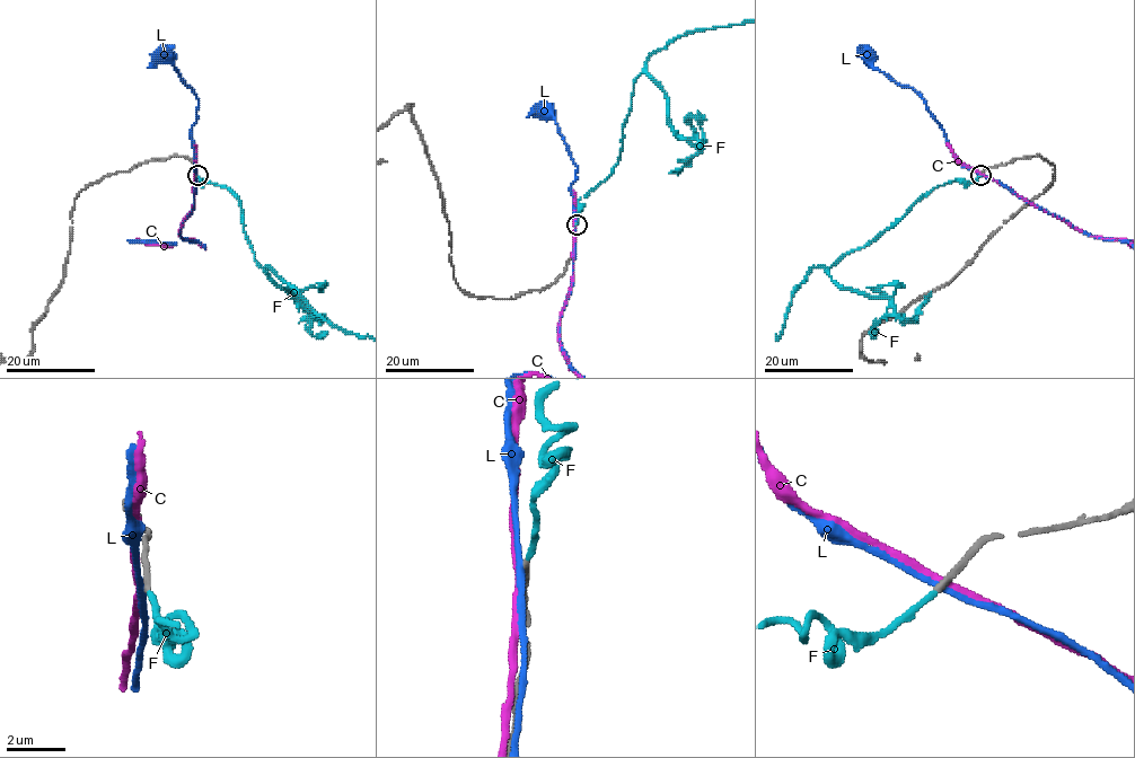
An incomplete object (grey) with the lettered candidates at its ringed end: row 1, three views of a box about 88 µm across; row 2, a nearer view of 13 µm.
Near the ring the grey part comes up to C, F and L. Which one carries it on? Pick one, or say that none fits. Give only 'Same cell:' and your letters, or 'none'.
Same cell: F

